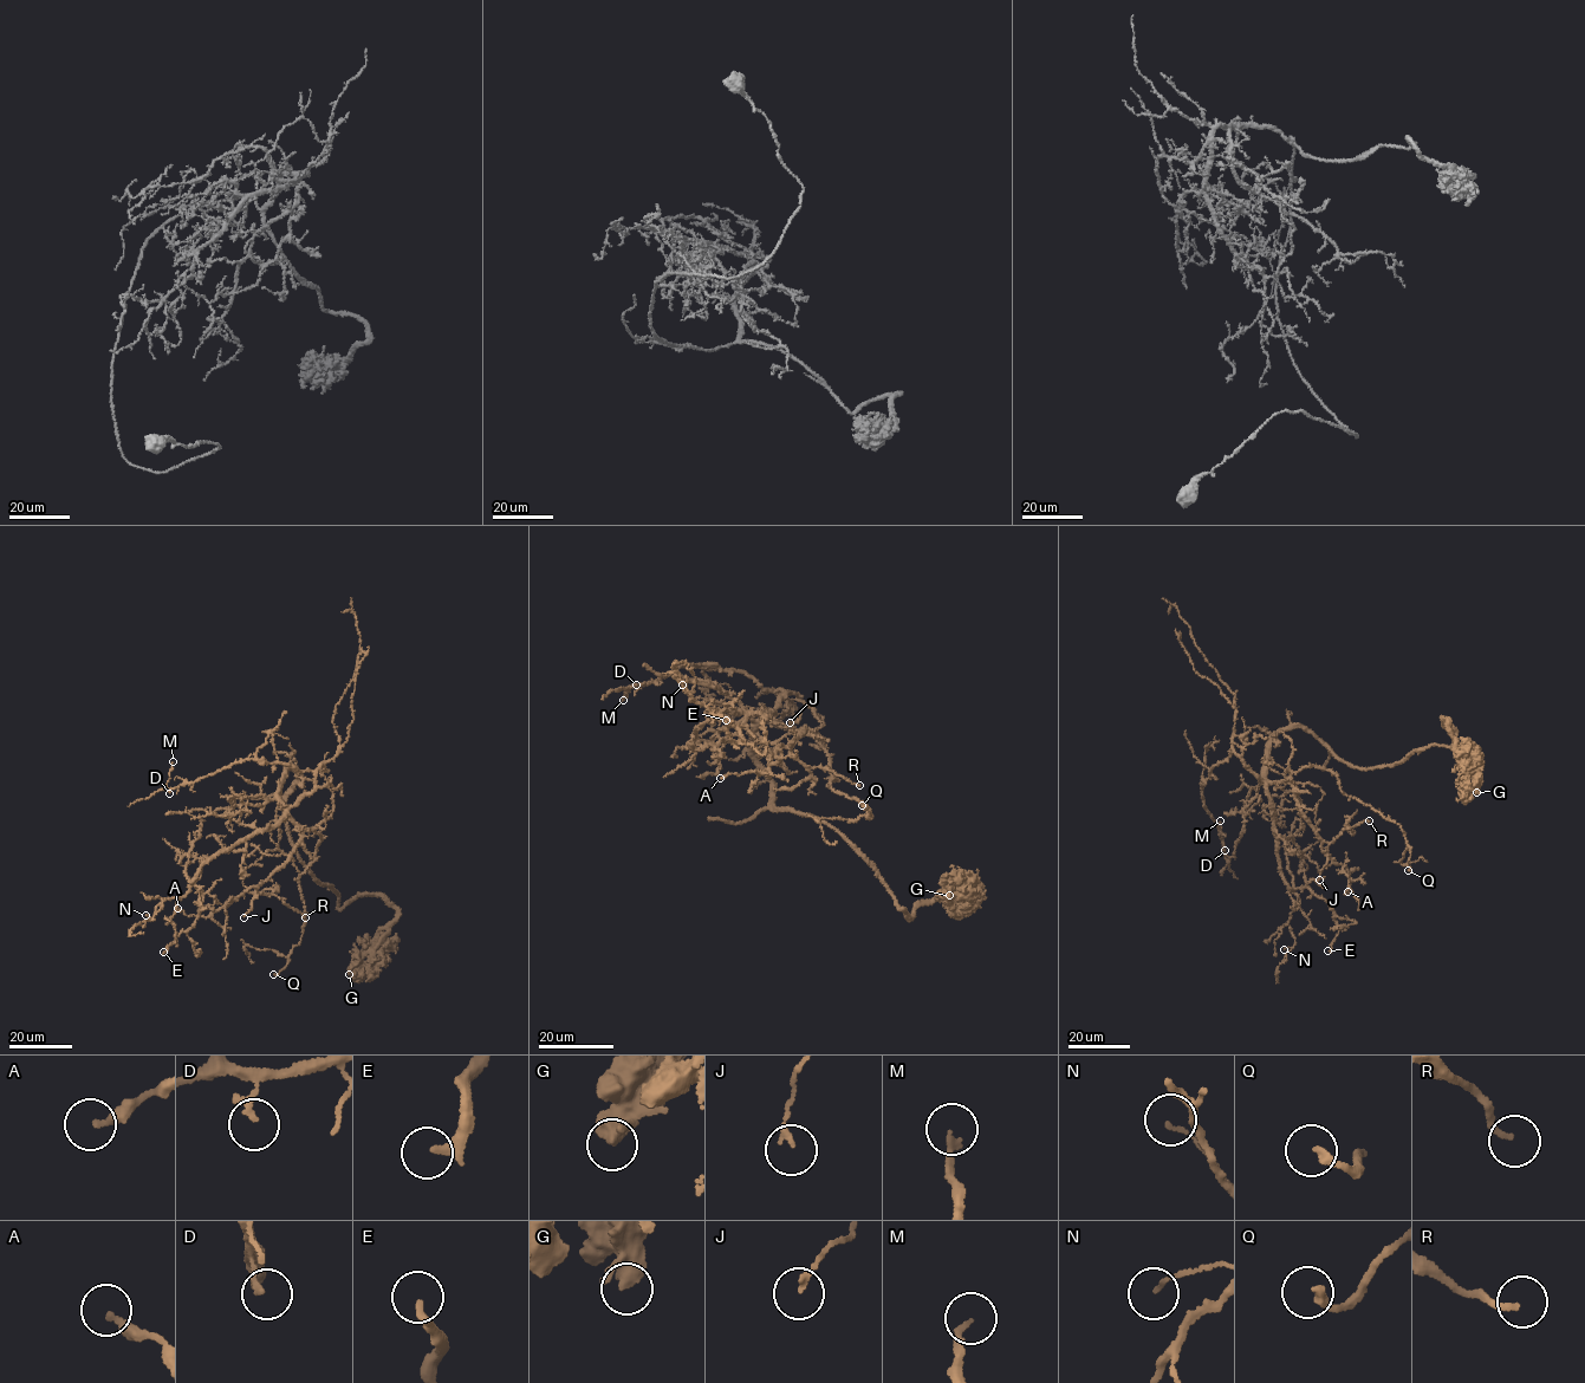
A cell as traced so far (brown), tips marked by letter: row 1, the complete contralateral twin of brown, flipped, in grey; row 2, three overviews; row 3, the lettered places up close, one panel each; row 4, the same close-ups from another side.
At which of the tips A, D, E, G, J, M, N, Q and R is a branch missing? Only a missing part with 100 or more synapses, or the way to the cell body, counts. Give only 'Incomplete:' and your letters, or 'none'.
Incomplete: none

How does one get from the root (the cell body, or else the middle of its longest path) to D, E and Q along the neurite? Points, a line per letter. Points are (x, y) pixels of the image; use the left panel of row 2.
D: (298, 776), (287, 770), (284, 779), (278, 802), (286, 807), (313, 789), (311, 771), (246, 758), (169, 793)
E: (298, 776), (287, 770), (281, 786), (286, 815), (201, 868), (195, 923), (163, 952)
Q: (298, 776), (287, 770), (278, 799), (294, 822), (320, 839), (298, 878), (305, 909), (300, 941), (273, 974)

